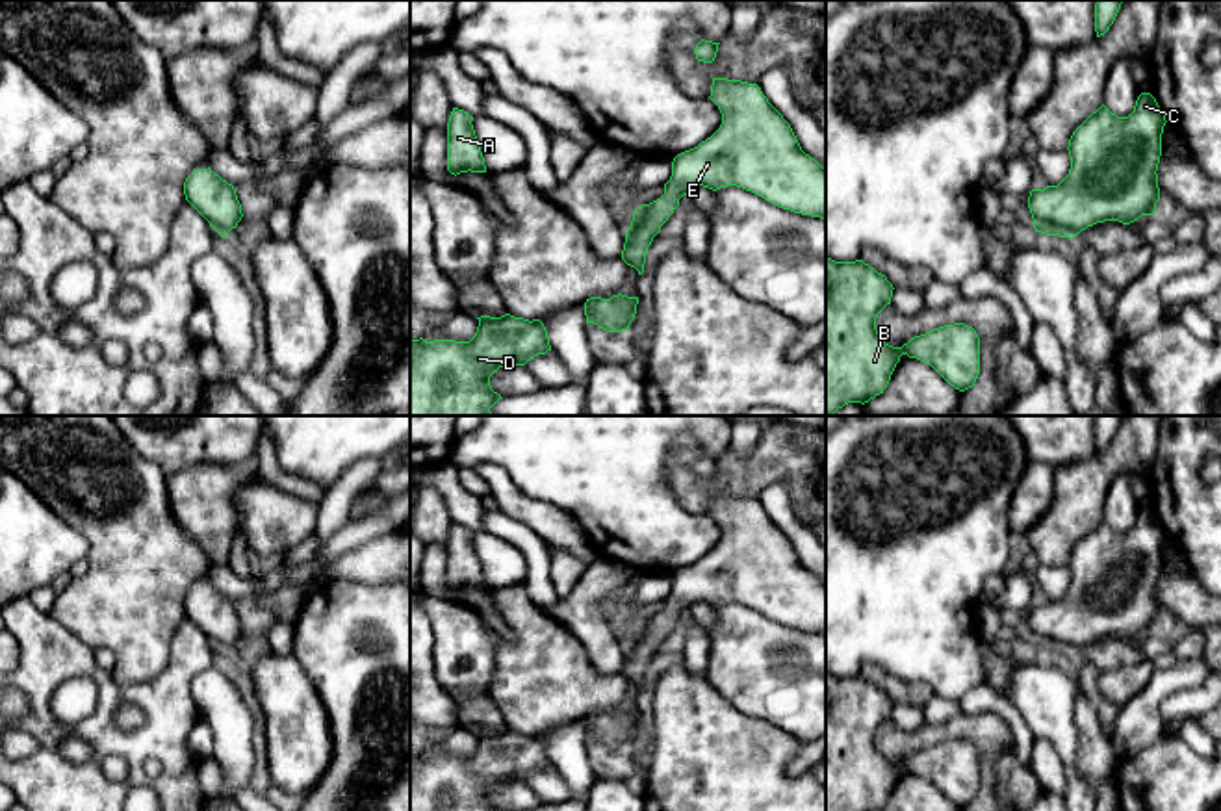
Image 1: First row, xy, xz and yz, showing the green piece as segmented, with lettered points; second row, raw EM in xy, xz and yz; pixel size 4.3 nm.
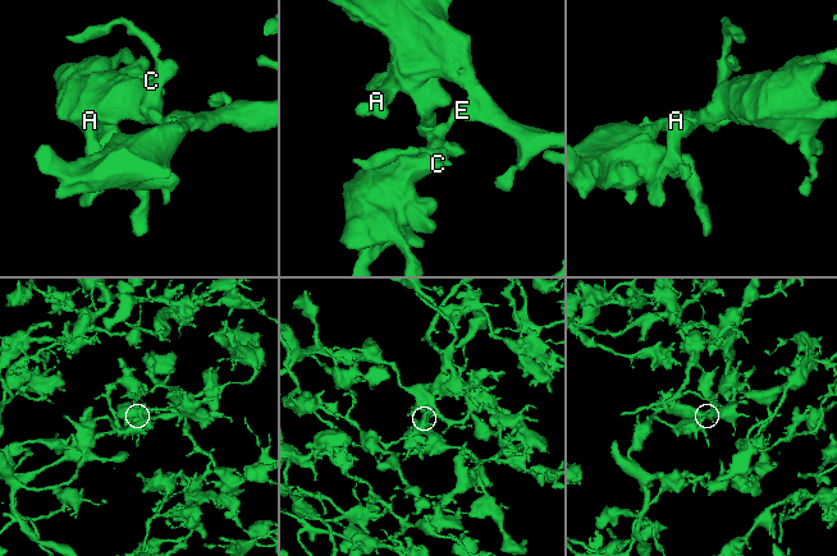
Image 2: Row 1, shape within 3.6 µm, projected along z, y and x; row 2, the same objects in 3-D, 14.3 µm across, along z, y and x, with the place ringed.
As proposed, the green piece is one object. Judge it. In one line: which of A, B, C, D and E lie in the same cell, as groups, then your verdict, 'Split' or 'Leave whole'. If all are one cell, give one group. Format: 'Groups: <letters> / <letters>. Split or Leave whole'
Groups: A B C D E. Leave whole

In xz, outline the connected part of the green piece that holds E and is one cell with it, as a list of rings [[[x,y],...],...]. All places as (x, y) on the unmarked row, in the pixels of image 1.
[[[713,494],[720,544],[677,570],[664,611],[633,627],[622,676],[644,689],[648,663],[692,603],[737,601],[794,629],[826,635],[826,585],[805,570],[757,499]]]

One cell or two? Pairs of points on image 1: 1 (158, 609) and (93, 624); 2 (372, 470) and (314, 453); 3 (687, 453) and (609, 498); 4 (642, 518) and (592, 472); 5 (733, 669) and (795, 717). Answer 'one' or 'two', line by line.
1: one
2: two
3: two
4: one
5: one

